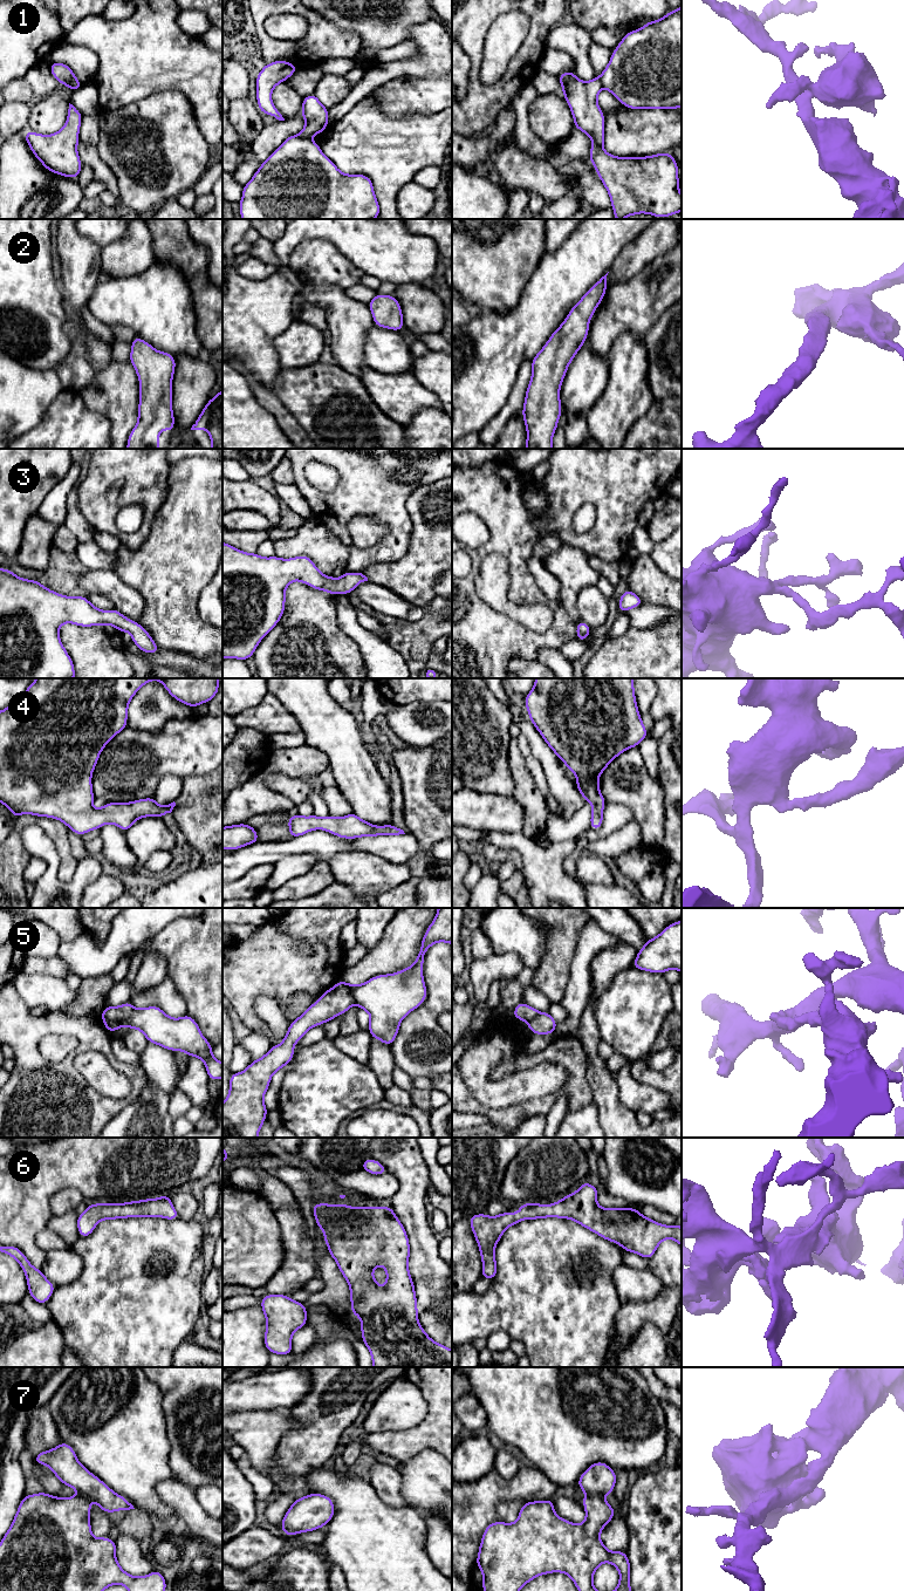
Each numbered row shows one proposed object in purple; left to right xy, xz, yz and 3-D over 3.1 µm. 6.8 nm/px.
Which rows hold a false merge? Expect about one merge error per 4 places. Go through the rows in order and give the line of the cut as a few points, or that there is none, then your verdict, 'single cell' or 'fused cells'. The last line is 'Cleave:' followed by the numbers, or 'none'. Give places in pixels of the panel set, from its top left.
1: cut in xz along (298, 135), (308, 138); fused cells
2: no cut; single cell
3: no cut; single cell
4: no cut; single cell
5: cut in xz along (335, 985), (346, 985), (355, 1003); fused cells
6: no cut; single cell
7: no cut; single cell
Cleave: 1, 5

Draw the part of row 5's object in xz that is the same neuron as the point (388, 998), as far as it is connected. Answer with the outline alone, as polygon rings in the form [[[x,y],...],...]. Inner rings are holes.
[[[438,908],[411,967],[395,974],[377,975],[357,985],[341,978],[336,983],[335,986],[347,985],[355,1004],[370,1015],[368,1031],[372,1038],[390,1046],[398,1035],[403,1018],[425,1002],[427,992],[423,977],[424,956],[437,942],[452,945],[452,908]]]

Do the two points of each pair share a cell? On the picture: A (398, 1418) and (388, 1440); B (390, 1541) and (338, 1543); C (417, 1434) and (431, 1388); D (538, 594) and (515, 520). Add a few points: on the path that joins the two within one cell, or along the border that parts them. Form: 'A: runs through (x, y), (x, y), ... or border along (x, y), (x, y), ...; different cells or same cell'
A: border along (419, 1424), (404, 1429), (384, 1429), (365, 1434); different cells
B: runs through (377, 1543), (351, 1543); same cell
C: runs through (429, 1422), (433, 1418), (433, 1400); same cell
D: runs through (520, 575), (515, 539); same cell

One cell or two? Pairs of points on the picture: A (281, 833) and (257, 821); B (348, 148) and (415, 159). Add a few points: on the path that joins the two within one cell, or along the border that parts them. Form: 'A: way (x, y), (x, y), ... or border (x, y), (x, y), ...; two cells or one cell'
A: way (275, 828), (262, 823); one cell
B: way (364, 148), (398, 150); one cell

